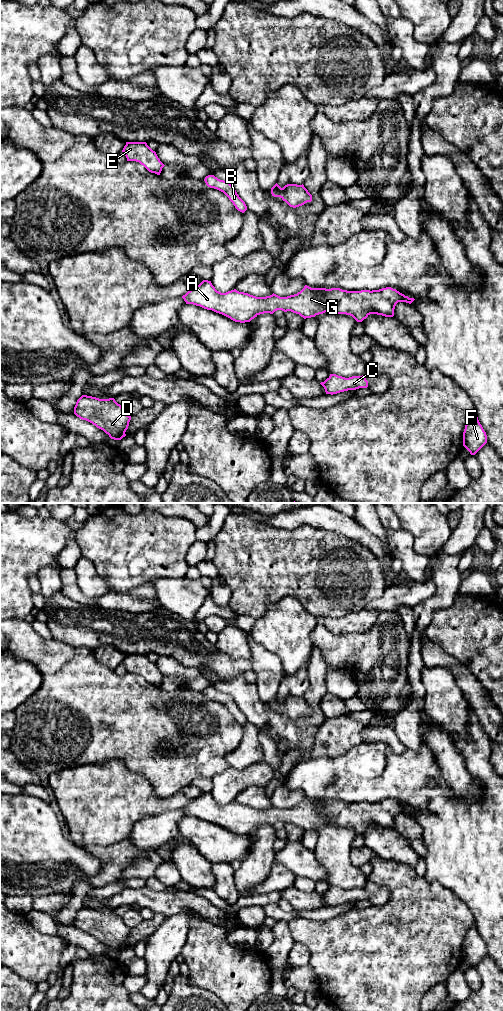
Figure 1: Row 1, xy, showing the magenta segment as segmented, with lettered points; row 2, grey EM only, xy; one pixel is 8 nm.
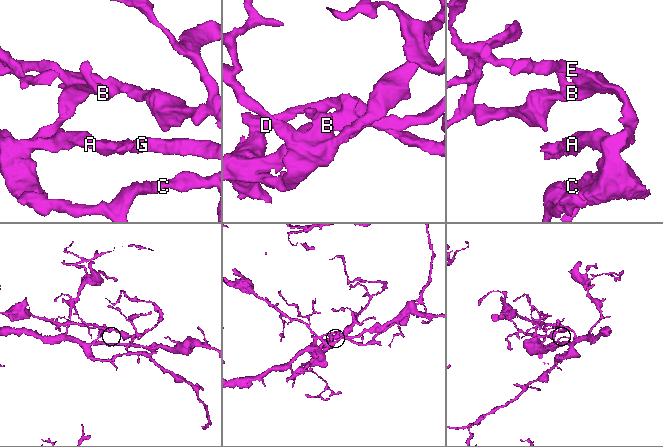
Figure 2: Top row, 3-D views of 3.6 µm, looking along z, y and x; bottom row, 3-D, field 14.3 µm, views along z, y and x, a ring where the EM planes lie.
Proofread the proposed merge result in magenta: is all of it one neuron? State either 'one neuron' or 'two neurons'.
one neuron

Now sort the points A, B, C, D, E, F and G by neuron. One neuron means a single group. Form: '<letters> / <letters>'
A B C D E F G

